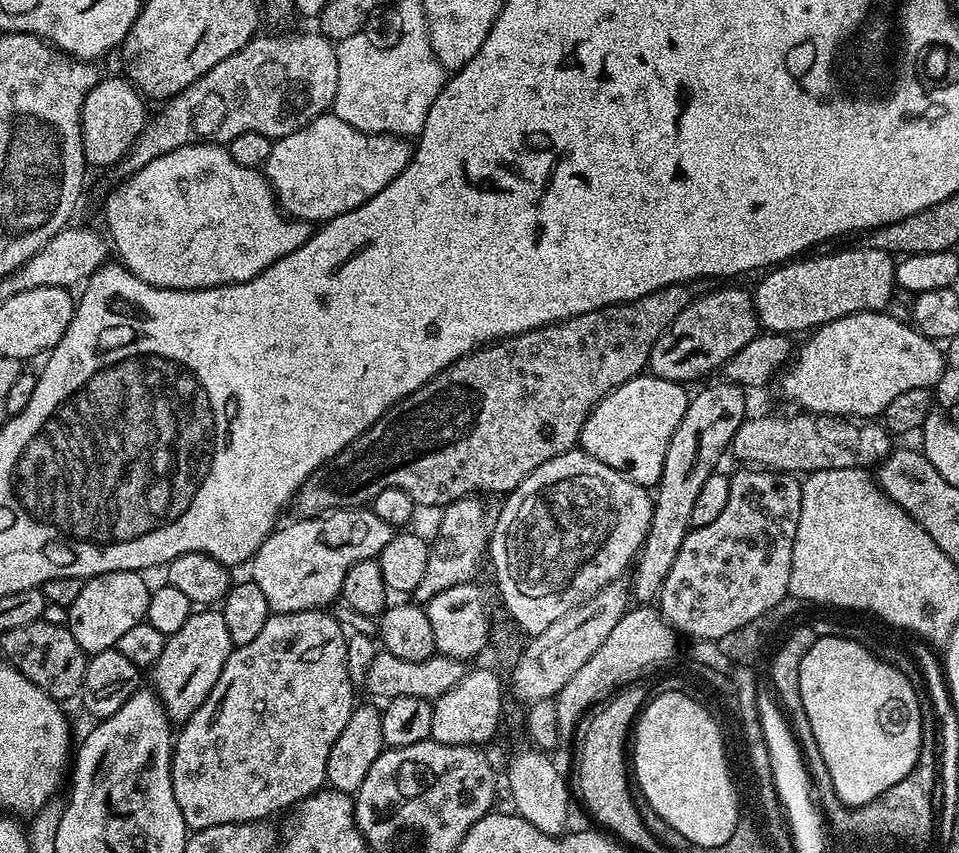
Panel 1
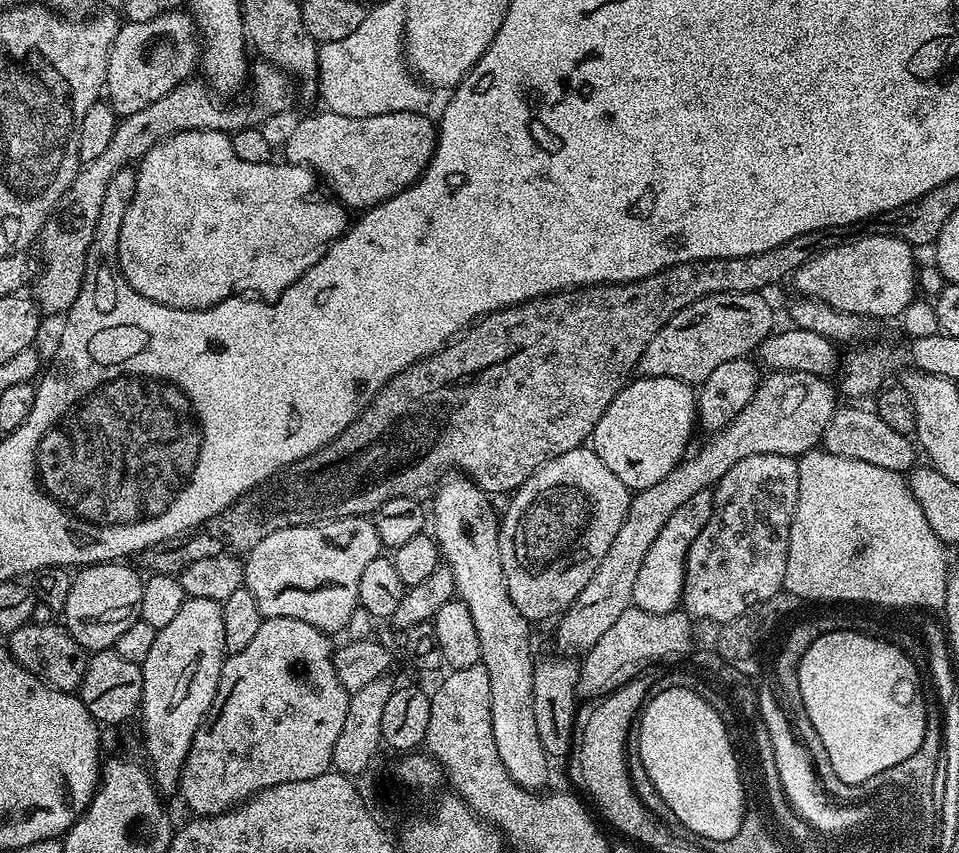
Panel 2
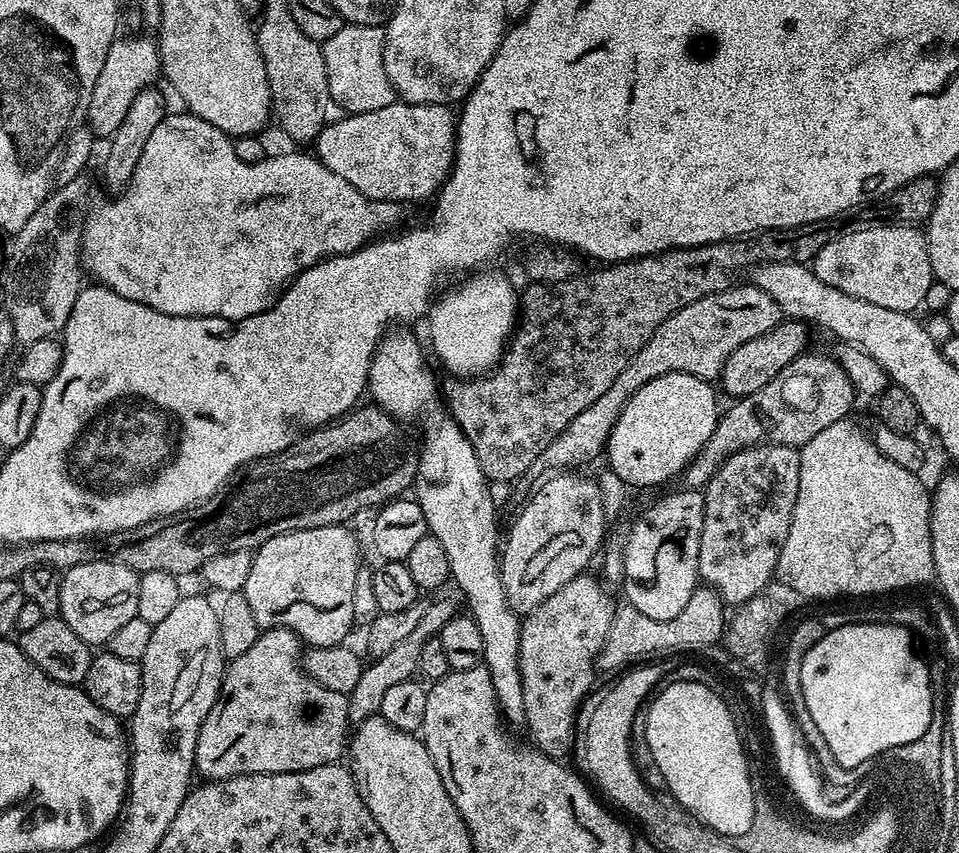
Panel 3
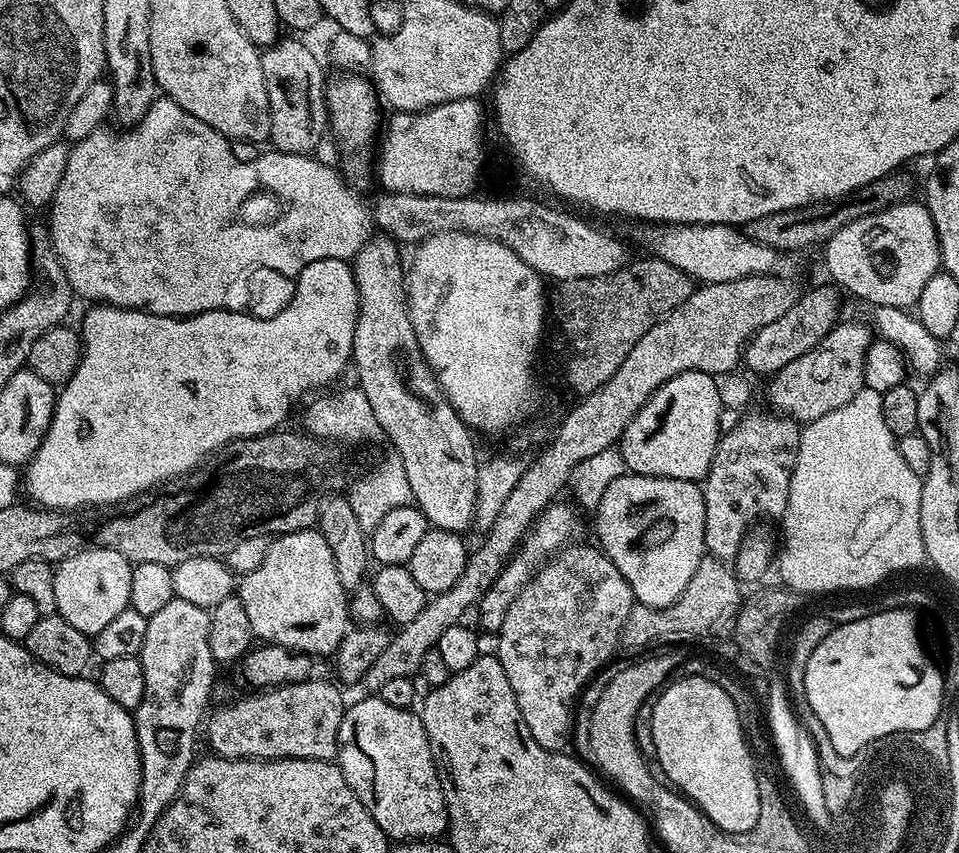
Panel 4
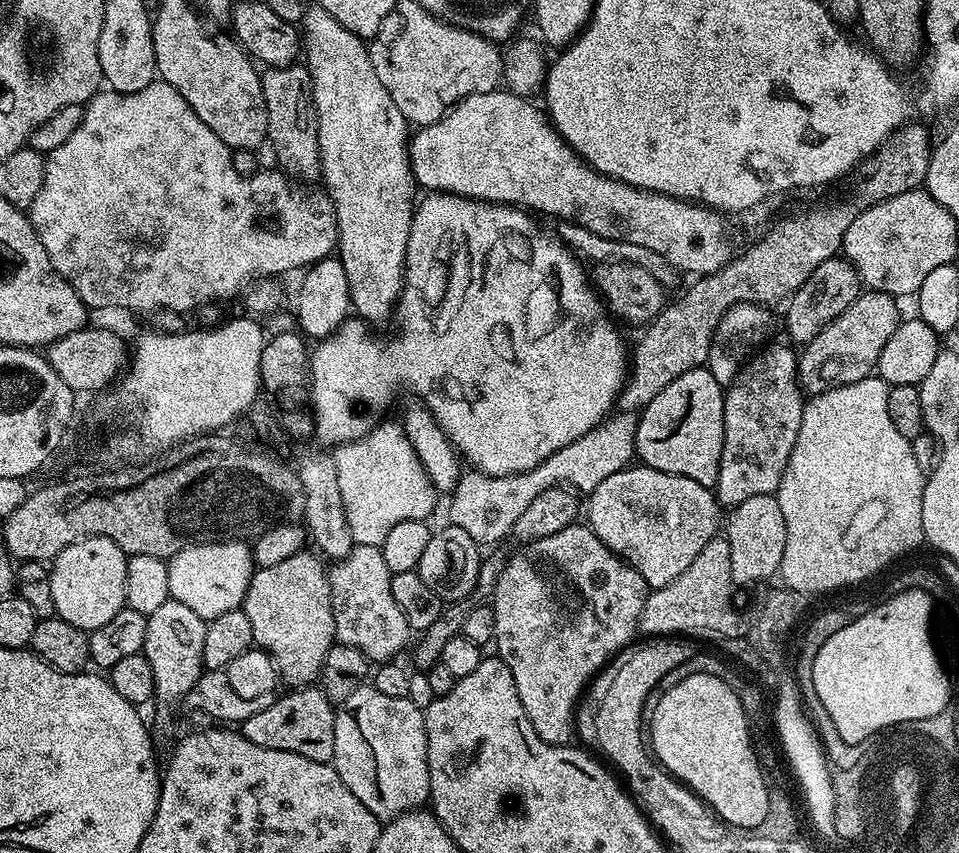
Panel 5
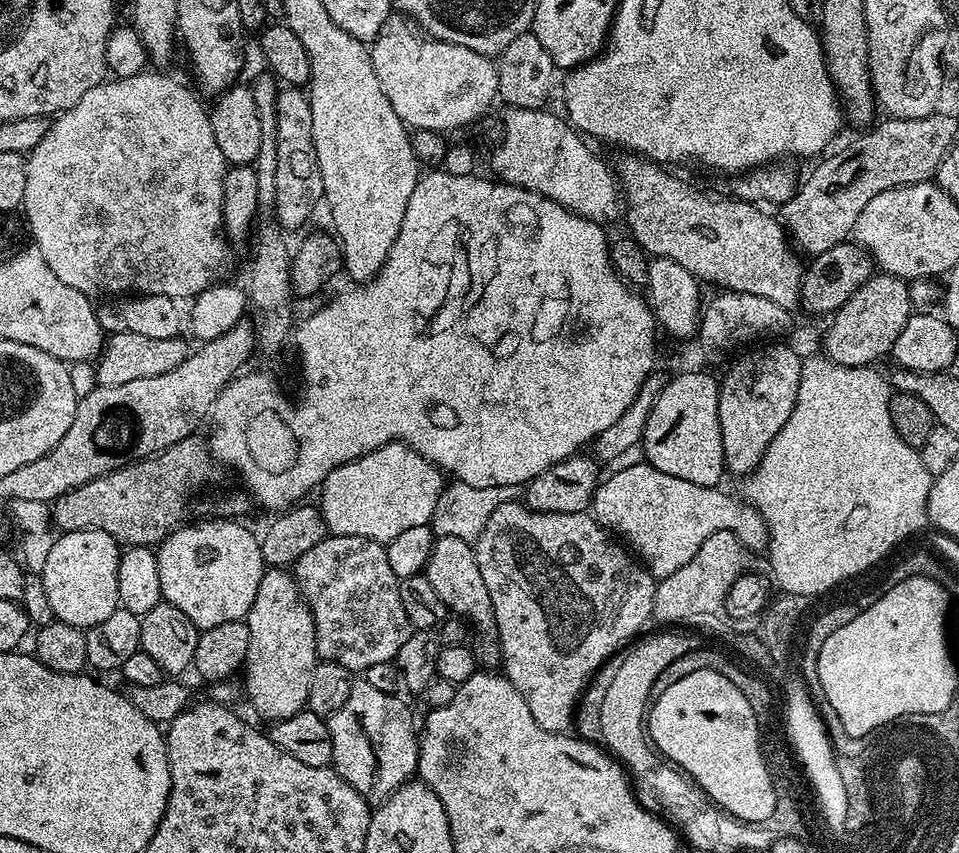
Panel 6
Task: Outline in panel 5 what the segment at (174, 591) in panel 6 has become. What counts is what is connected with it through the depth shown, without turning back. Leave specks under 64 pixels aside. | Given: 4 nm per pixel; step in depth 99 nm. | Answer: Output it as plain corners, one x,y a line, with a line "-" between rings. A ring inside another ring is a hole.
219,540
213,544
195,544
167,561
170,574
170,597
190,606
205,622
226,614
244,603
244,595
252,581
254,561
252,549
238,540

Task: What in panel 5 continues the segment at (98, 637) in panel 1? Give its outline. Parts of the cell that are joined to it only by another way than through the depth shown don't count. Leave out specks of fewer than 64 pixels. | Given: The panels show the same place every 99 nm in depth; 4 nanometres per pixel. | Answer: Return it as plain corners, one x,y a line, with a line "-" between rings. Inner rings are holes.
87,536
62,550
51,561
50,571
50,590
54,593
54,606
56,615
60,619
70,622
70,626
78,626
83,632
93,632
98,626
106,626
118,610
122,610
126,605
126,566
128,557
123,550
115,544
110,538
105,536

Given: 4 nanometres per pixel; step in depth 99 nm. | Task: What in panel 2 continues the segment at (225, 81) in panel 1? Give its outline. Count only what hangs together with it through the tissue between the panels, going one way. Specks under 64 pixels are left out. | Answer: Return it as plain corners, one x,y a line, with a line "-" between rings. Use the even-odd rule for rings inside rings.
257,59
250,68
252,97
245,104
223,104
220,101
223,99
217,98
203,79
189,78
170,94
166,94
166,98
150,102
146,110
138,110
138,114
123,117
117,123
114,138
110,140
110,146
106,146
105,153
81,163
80,173
74,178
70,190
66,190
56,211
44,223
44,231
38,237
38,249
40,248
44,255
44,269
41,272
39,269
31,285
31,299
35,300
45,313
64,314
74,302
74,298
78,298
78,290
84,277
86,254
90,250
98,214
101,213
102,202
106,197
106,186
119,171
133,162
143,160
144,155
158,142
179,132
214,130
231,134
243,128
263,125
263,120
280,116
291,106
292,88
288,84
291,84
290,77
283,70
268,60

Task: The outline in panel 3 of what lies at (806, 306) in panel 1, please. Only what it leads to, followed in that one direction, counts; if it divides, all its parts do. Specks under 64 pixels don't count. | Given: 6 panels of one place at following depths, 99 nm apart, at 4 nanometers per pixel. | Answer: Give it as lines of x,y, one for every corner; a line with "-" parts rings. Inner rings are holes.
887,223
872,224
869,228
853,227
842,233
818,250
810,267
826,286
834,286
842,294
862,298
862,302
874,302
874,306
886,306
886,310
915,313
934,282
928,238
919,227

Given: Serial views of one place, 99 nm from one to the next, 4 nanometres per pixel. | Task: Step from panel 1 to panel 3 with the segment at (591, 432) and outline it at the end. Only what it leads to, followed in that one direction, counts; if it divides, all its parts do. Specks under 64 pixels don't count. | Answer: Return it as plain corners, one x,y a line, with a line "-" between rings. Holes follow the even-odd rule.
671,372
646,382
626,402
608,439
607,467
627,486
656,488
681,475
702,450
706,438
714,434
718,419
716,392
709,381
694,374

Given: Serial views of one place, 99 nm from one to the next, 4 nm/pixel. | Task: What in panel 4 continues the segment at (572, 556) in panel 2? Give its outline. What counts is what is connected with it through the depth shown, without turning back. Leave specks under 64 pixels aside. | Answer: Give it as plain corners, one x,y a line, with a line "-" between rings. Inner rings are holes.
553,502
544,509
536,518
536,523
528,530
519,548
513,552
507,567
501,569
496,580
486,590
486,594
480,600
478,613
480,612
479,627
491,634
499,633
502,622
506,618
506,610
522,594
522,590
532,580
532,577
560,551
561,548
571,545
577,539
576,531
580,528
580,520
576,517
577,509
571,503
560,504
-
572,508
573,509
572,509
-
576,511
576,512
575,512
-
576,536
576,537
575,537

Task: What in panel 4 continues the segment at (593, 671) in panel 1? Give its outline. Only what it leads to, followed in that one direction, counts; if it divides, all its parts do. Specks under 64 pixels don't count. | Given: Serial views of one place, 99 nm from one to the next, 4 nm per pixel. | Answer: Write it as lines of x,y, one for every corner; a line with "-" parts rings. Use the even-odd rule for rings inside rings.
705,555
704,561
694,570
694,578
686,585
686,590
669,608
651,608
645,604
633,603
620,631
620,644
628,648
644,650
655,640
664,646
680,646
683,640
712,640
724,638
735,629
736,615
740,612
742,595
741,581
735,571
725,561
-
648,644
648,645
647,645

